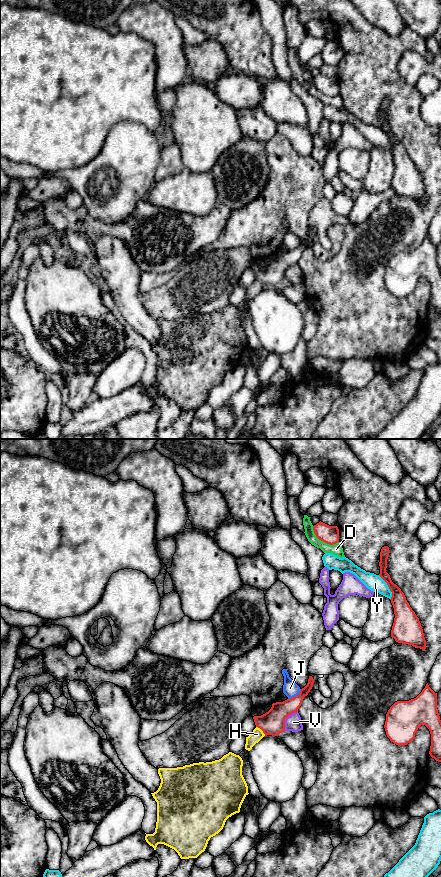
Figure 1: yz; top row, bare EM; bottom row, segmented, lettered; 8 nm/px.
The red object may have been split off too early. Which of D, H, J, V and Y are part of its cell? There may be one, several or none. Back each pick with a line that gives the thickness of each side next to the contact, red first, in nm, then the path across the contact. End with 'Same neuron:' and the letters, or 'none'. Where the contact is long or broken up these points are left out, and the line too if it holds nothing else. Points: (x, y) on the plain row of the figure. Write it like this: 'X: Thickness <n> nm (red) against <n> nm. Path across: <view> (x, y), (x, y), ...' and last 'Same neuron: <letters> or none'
Same neuron: none

